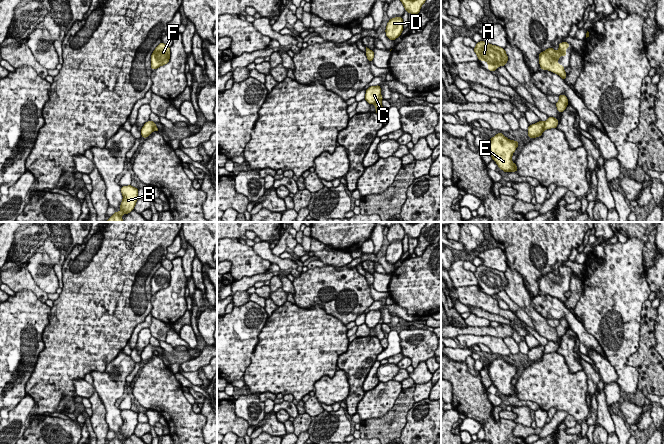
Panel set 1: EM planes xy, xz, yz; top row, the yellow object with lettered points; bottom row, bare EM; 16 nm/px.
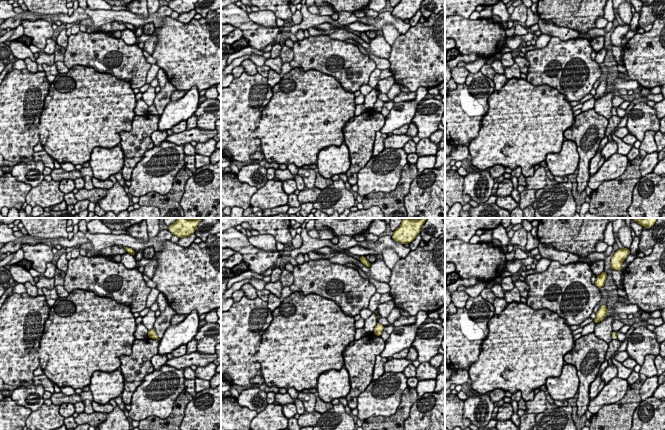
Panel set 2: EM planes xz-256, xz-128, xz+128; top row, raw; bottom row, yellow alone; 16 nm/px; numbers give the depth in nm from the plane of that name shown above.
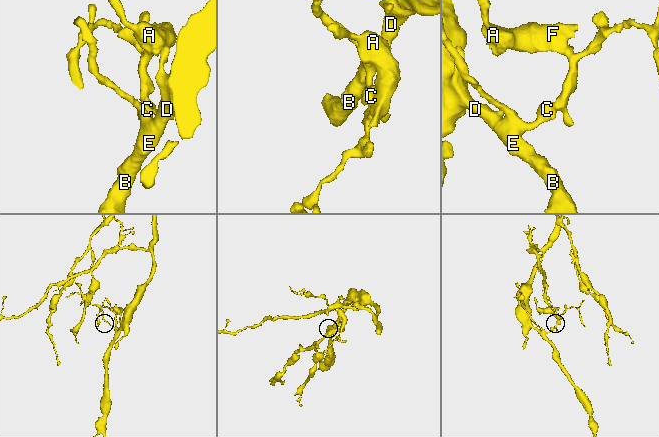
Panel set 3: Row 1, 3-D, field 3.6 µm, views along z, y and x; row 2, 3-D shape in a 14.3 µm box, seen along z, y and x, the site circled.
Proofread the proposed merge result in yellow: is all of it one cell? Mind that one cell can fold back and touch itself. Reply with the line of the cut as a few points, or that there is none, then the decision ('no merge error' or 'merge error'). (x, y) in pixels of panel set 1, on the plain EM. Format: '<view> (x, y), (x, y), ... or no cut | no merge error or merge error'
xz (380, 319), (374, 328) | merge error

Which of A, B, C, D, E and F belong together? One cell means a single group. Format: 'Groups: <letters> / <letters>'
Groups: A F / B C D E

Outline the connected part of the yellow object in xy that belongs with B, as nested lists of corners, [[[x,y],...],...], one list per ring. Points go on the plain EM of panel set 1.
[[[131,409],[122,410],[121,417],[123,419],[123,424],[120,429],[120,436],[115,435],[115,437],[108,444],[123,444],[122,439],[128,438],[134,434],[135,428],[138,422],[138,412]]]

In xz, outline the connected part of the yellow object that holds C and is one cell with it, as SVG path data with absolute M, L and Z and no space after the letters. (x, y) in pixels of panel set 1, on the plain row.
M380 309L371 310L366 314L365 324L369 328L375 328L379 324L380 320L381 320Z

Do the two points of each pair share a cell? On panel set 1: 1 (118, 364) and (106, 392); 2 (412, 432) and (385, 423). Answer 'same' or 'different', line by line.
1: same
2: different

